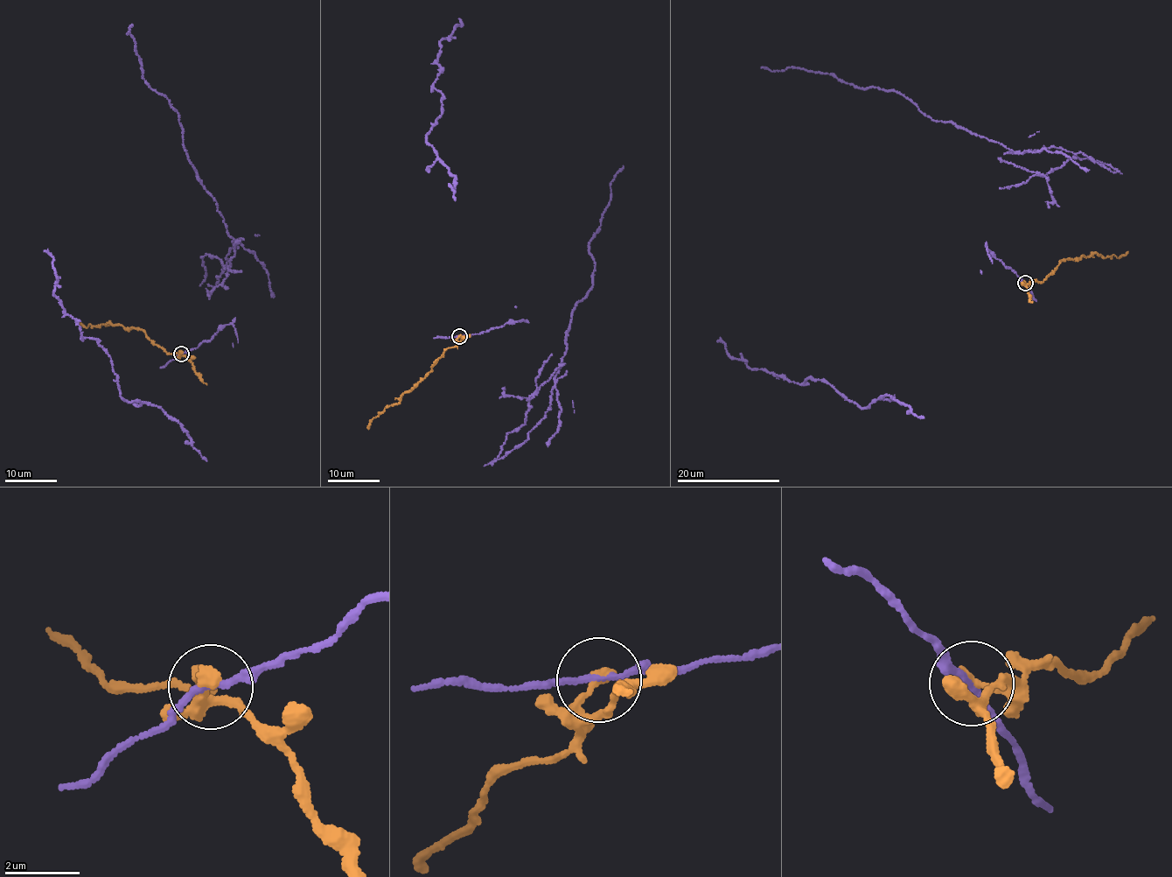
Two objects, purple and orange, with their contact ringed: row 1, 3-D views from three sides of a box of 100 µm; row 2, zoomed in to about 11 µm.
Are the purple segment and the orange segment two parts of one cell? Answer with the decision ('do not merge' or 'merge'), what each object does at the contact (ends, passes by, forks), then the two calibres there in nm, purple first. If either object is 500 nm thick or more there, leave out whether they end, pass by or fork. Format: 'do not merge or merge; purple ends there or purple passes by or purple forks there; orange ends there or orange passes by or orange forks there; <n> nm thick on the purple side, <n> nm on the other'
do not merge; purple passes by; orange ends there; 140 nm thick on the purple side, 320 nm on the other

